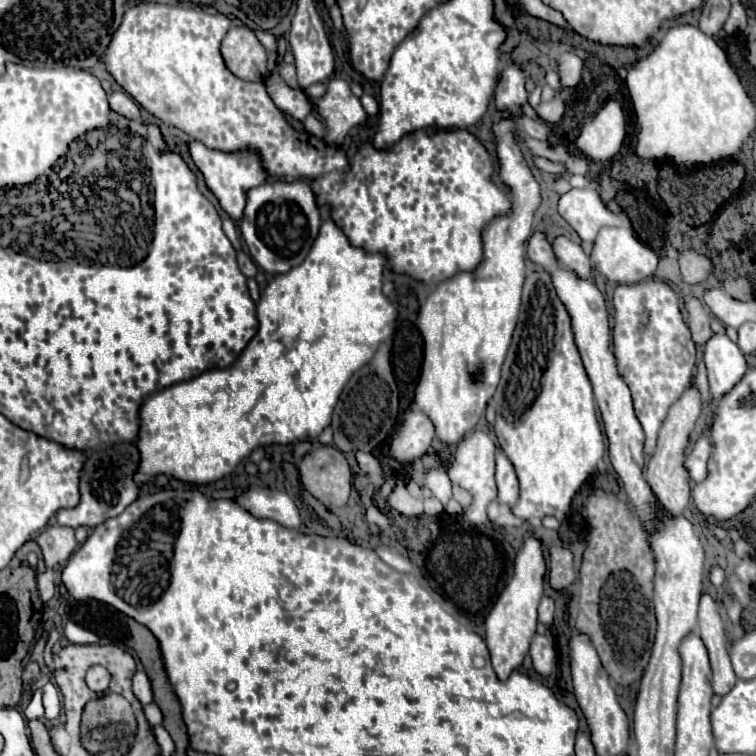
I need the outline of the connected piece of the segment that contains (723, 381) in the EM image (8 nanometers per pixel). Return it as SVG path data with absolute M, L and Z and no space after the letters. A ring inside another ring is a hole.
M724 332L712 334L704 344L704 364L708 368L710 392L714 400L738 384L746 372L746 358L742 350Z

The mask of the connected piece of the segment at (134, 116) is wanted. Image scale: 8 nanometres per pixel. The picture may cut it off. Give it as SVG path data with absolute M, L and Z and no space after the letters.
M114 90L110 96L108 96L108 102L110 102L110 108L120 114L120 116L126 116L130 120L140 120L140 106L132 100L130 94L122 92L122 90Z

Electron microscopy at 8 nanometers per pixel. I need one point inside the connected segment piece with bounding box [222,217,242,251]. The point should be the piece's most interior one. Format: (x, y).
(230, 228)

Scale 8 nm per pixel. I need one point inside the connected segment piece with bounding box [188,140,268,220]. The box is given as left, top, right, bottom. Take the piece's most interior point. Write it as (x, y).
(228, 176)

